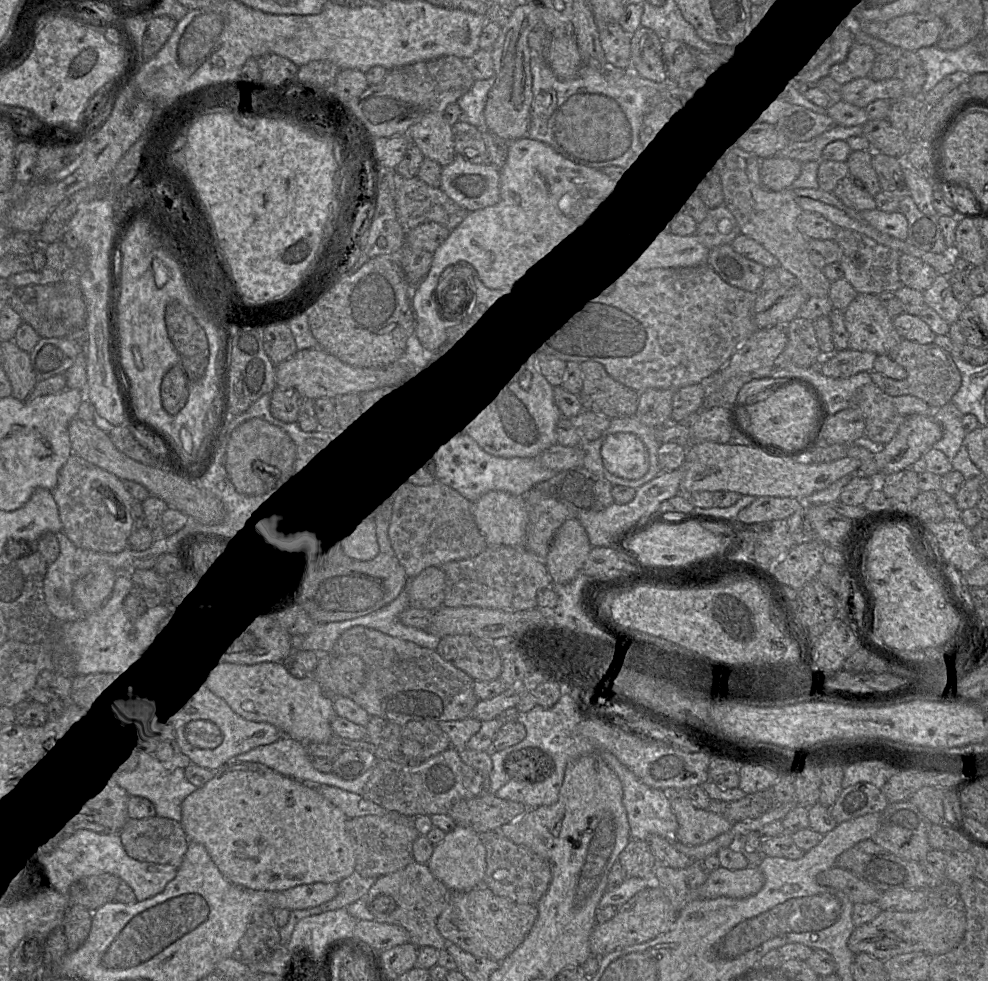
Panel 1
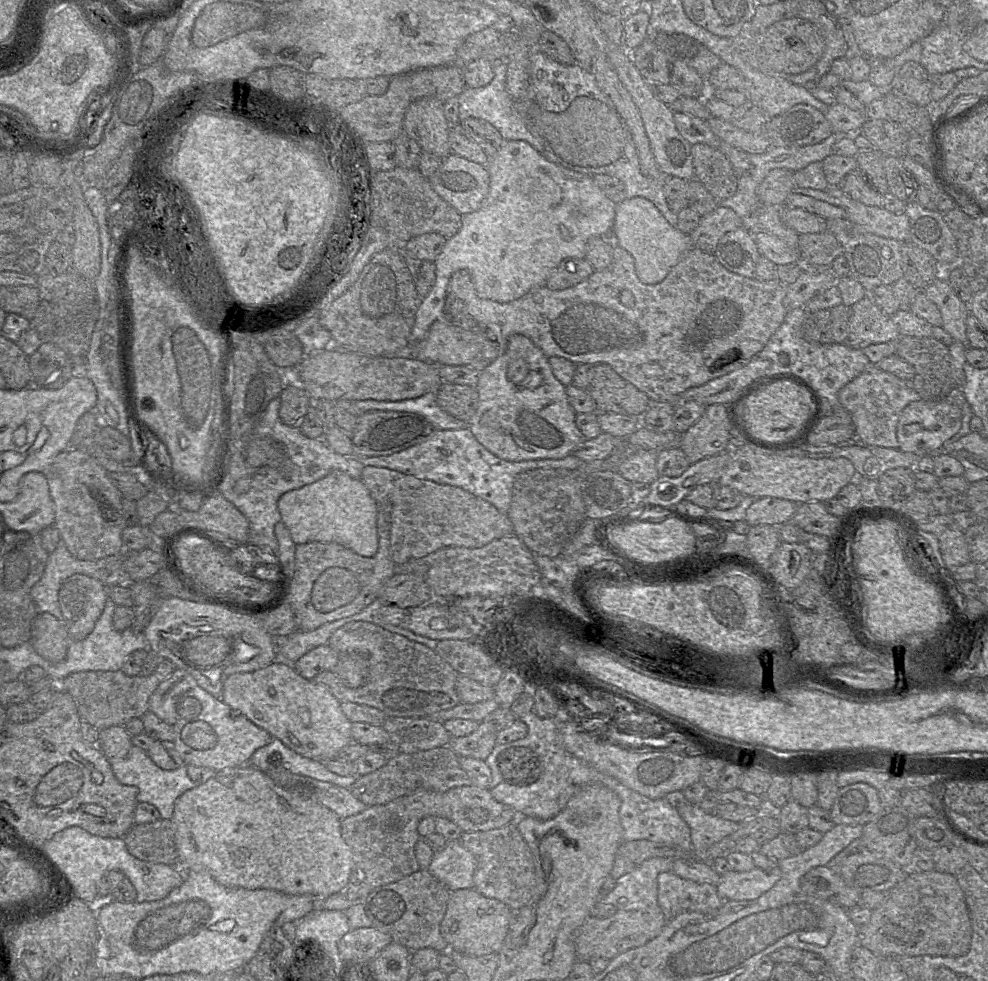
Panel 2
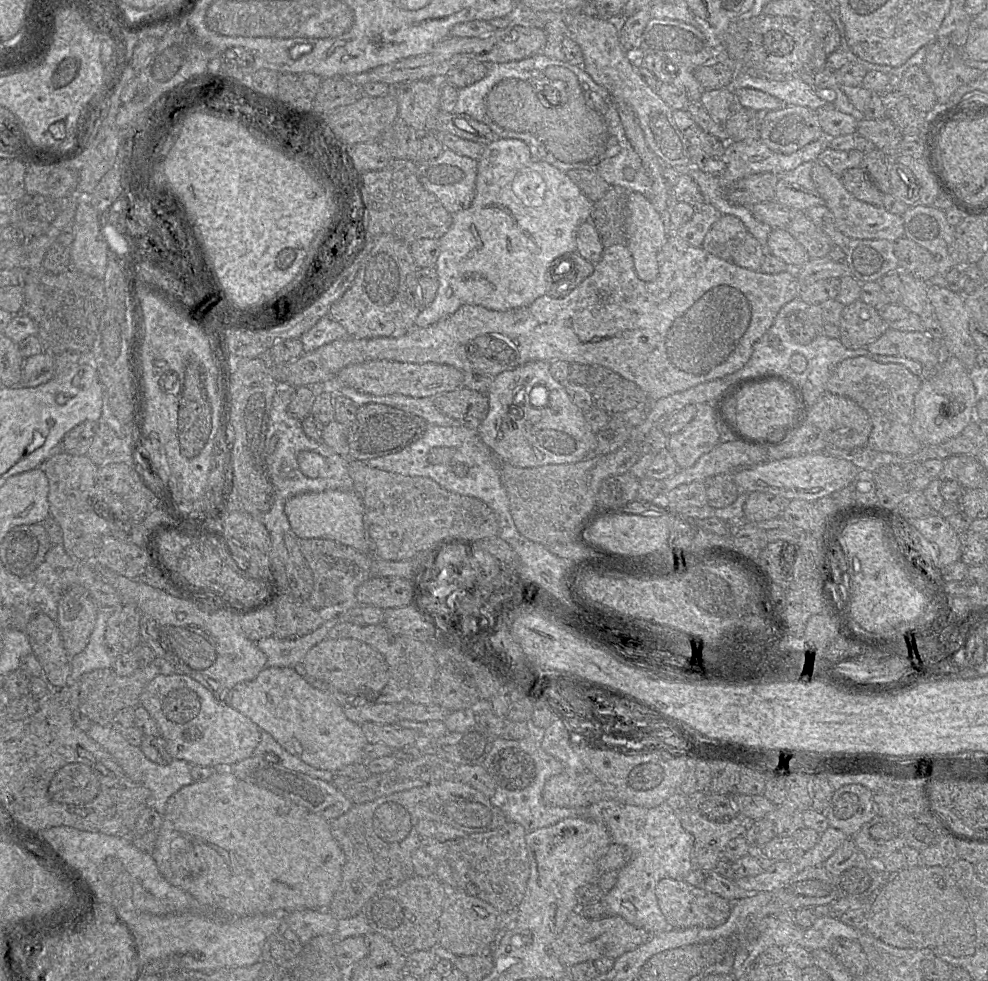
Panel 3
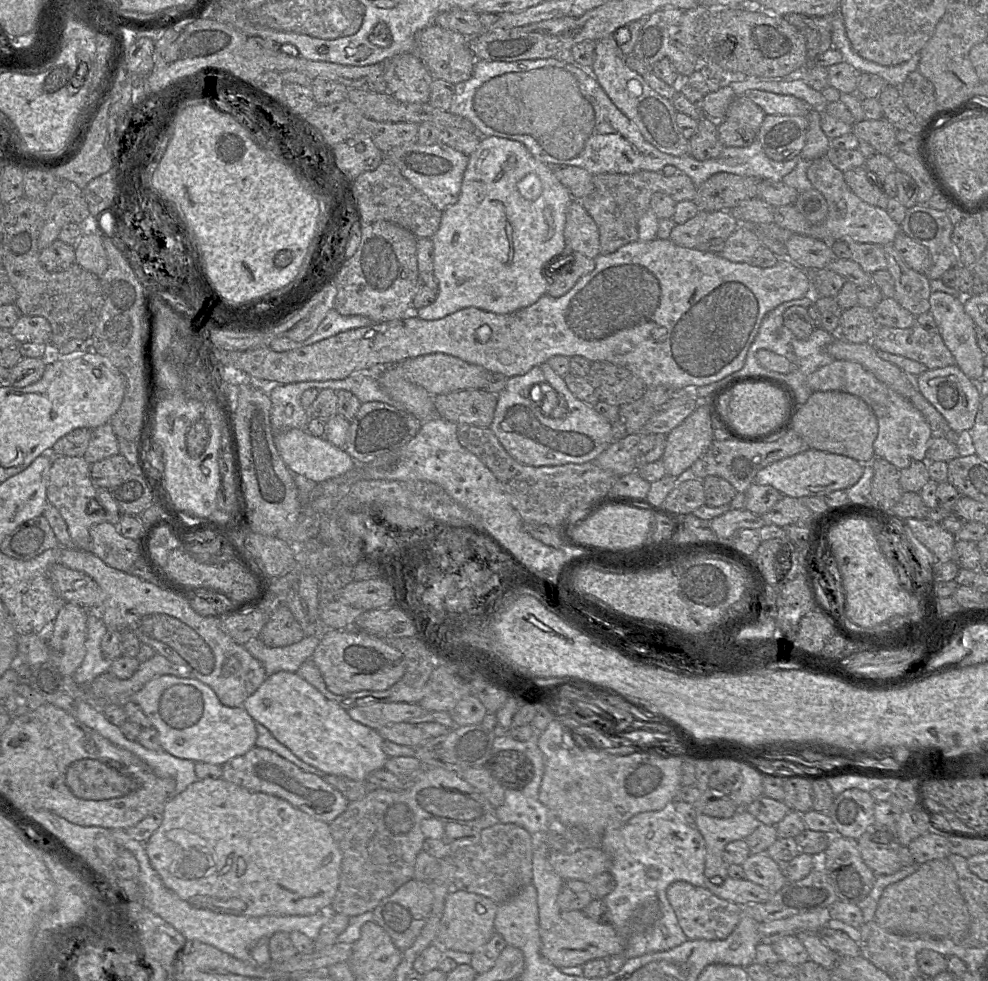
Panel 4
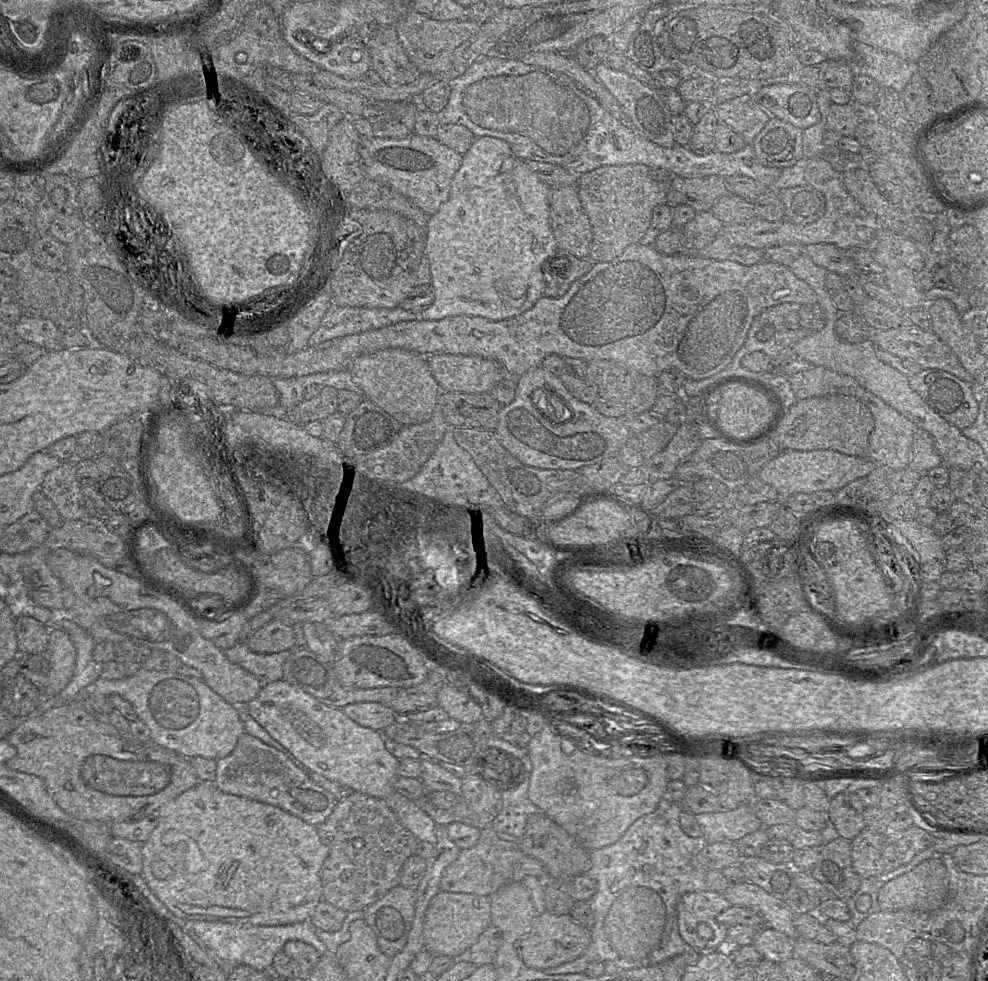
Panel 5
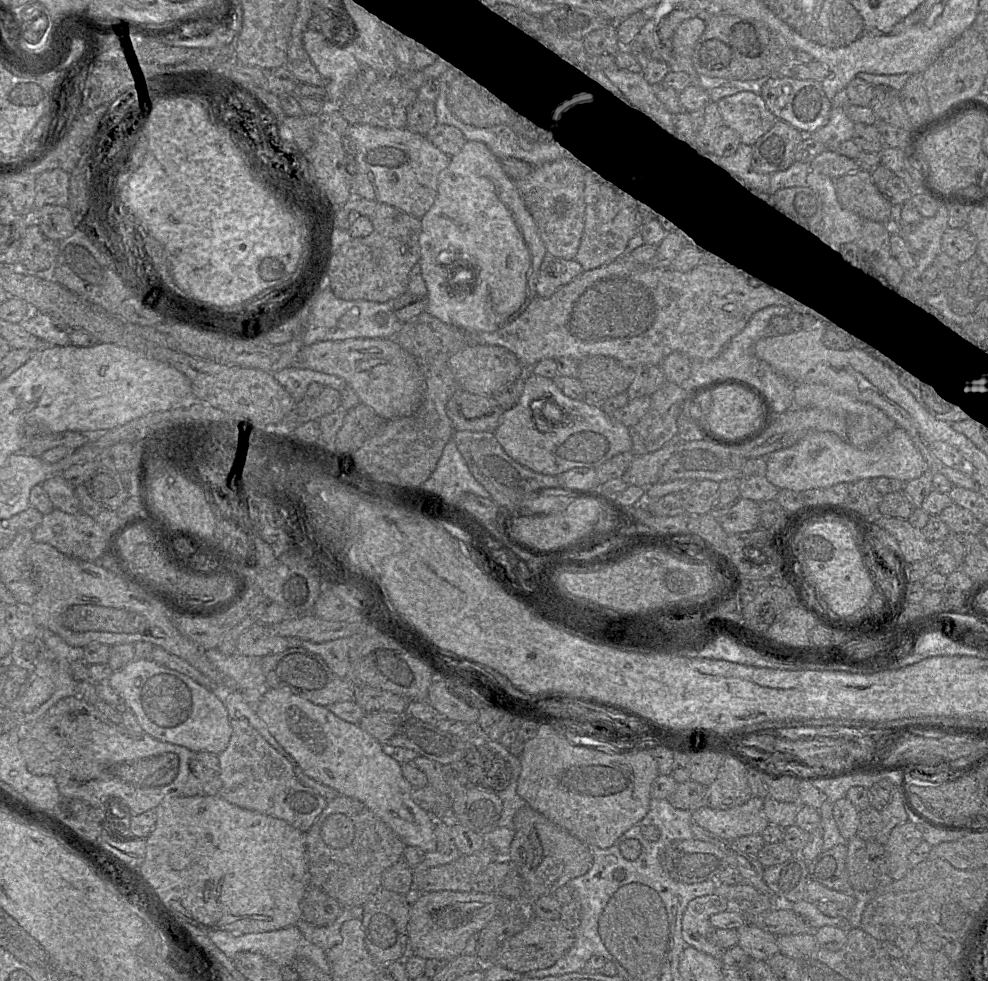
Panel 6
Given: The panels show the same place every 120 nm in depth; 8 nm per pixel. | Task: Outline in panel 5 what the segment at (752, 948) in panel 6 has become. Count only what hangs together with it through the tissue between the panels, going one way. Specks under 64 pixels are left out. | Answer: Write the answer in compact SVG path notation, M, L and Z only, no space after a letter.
M767 926L761 927L752 945L764 959L777 964L794 956L794 940Z

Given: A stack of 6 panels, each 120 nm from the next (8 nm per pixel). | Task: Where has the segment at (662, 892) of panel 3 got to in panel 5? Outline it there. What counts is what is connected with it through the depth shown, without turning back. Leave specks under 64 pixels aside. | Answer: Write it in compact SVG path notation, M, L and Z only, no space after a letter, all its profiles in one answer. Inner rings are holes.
M706 890L684 894L679 899L676 909L679 934L687 946L701 953L713 952L716 949L727 949L724 948L724 946L726 945L727 930L729 926L717 922L716 917L731 906L731 903L718 892ZM701 923L706 923L712 928L713 937L711 939L704 939L699 936L697 927Z

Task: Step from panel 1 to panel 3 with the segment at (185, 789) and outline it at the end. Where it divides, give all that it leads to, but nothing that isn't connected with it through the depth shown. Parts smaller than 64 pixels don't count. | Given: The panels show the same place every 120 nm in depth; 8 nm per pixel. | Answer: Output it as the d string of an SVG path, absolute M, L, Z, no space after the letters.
M93 723L87 731L89 737L106 750L132 781L143 785L150 791L147 807L156 810L162 816L165 813L169 798L182 787L192 784L195 780L190 774L191 764L184 760L173 759L167 765L160 765L149 760L139 746L131 745L122 732L112 726Z

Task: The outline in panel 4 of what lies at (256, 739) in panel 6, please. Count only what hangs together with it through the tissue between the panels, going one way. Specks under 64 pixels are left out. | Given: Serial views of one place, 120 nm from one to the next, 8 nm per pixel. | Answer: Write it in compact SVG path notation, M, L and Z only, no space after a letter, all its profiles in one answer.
M257 746L223 764L222 778L253 792L282 798L311 817L328 824L341 815L349 804L347 798L321 777L305 772L271 750Z

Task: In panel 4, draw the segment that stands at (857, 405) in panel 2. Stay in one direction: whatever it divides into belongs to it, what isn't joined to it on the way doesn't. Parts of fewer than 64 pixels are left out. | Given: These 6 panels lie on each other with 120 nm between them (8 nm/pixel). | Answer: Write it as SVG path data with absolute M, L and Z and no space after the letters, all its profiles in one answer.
M833 360L807 377L811 392L841 391L861 398L874 412L878 434L873 444L875 457L883 458L898 469L912 462L926 460L928 443L933 436L925 417L905 398L879 381L860 364L847 360Z

